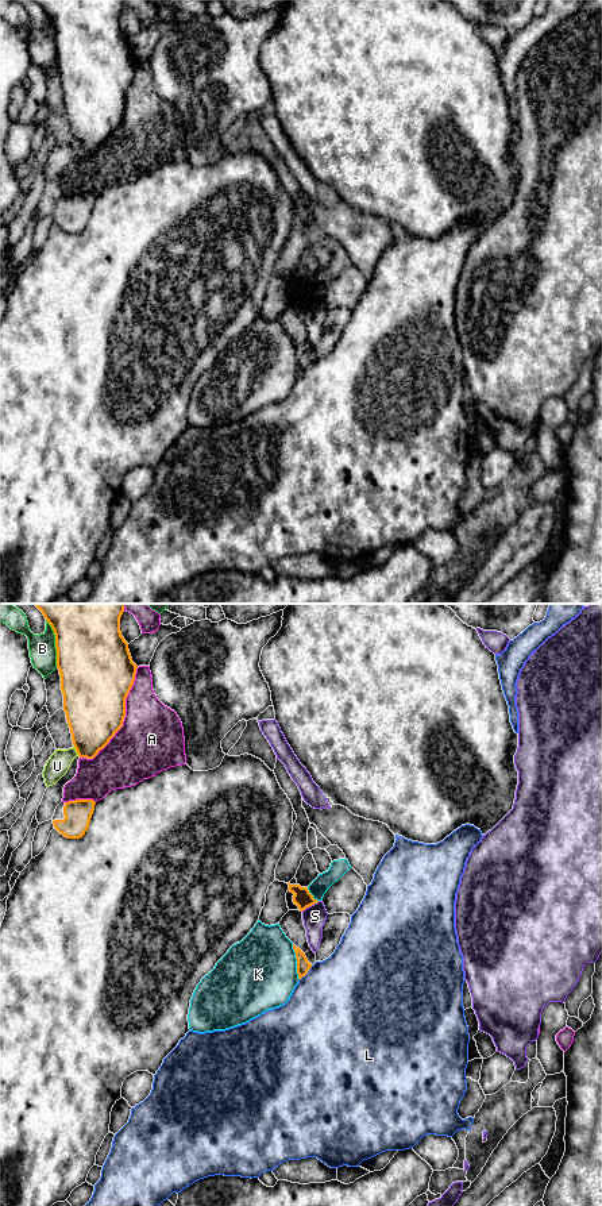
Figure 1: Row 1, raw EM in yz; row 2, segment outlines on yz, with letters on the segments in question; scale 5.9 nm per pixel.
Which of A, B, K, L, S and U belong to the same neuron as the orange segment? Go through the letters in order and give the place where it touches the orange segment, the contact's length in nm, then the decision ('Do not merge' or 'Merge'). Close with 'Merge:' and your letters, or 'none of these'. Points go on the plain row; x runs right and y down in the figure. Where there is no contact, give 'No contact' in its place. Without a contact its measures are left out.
A: Touches orange at yz (123, 114). Shared border 650 nm. Do not merge
B: Touches orange at yz (56, 38). Shared border 300 nm. Do not merge
K: Touches orange at yz (297, 357). Shared border 220 nm. Do not merge
L: Touches orange at yz (307, 368). Shared border 120 nm. Do not merge
S: Touches orange at yz (309, 300). Shared border 130 nm. Do not merge
U: Touches orange at yz (76, 145). Shared border 70 nm. Do not merge
Merge: none of these

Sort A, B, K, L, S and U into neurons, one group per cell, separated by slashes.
A / B / K / L / S / U

